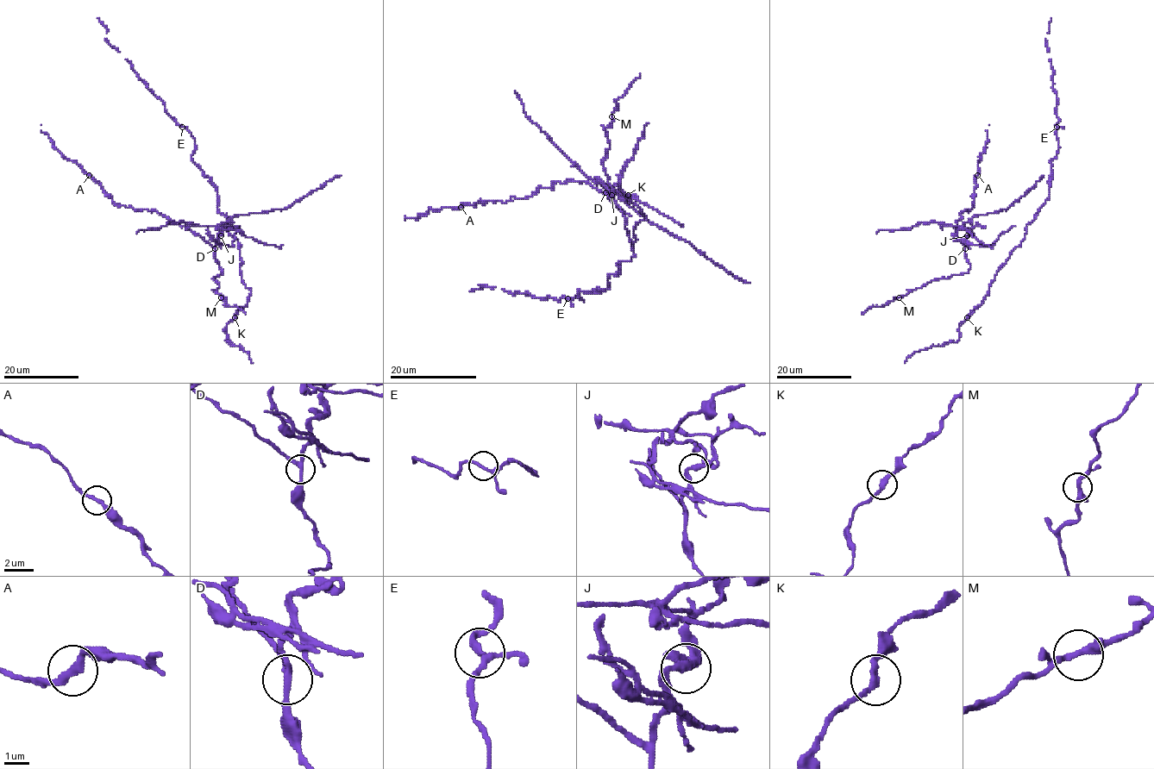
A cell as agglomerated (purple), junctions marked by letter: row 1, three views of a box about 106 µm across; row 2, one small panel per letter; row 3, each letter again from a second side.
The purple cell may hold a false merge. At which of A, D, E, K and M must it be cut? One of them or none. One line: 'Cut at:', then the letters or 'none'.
Cut at: D

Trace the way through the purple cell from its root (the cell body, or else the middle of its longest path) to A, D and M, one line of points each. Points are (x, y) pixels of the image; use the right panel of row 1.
A: (1015, 227), (987, 246), (967, 242), (965, 246), (956, 235), (954, 227), (961, 212), (974, 207), (977, 175)
D: (1015, 227), (1004, 232), (992, 244), (980, 246), (965, 242), (965, 249)
M: (1015, 227), (987, 246), (965, 242), (965, 256), (969, 265), (967, 272), (931, 281), (899, 297)

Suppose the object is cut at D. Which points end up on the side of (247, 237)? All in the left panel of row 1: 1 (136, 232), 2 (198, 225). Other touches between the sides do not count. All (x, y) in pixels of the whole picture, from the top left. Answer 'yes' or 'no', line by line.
1: yes
2: yes

